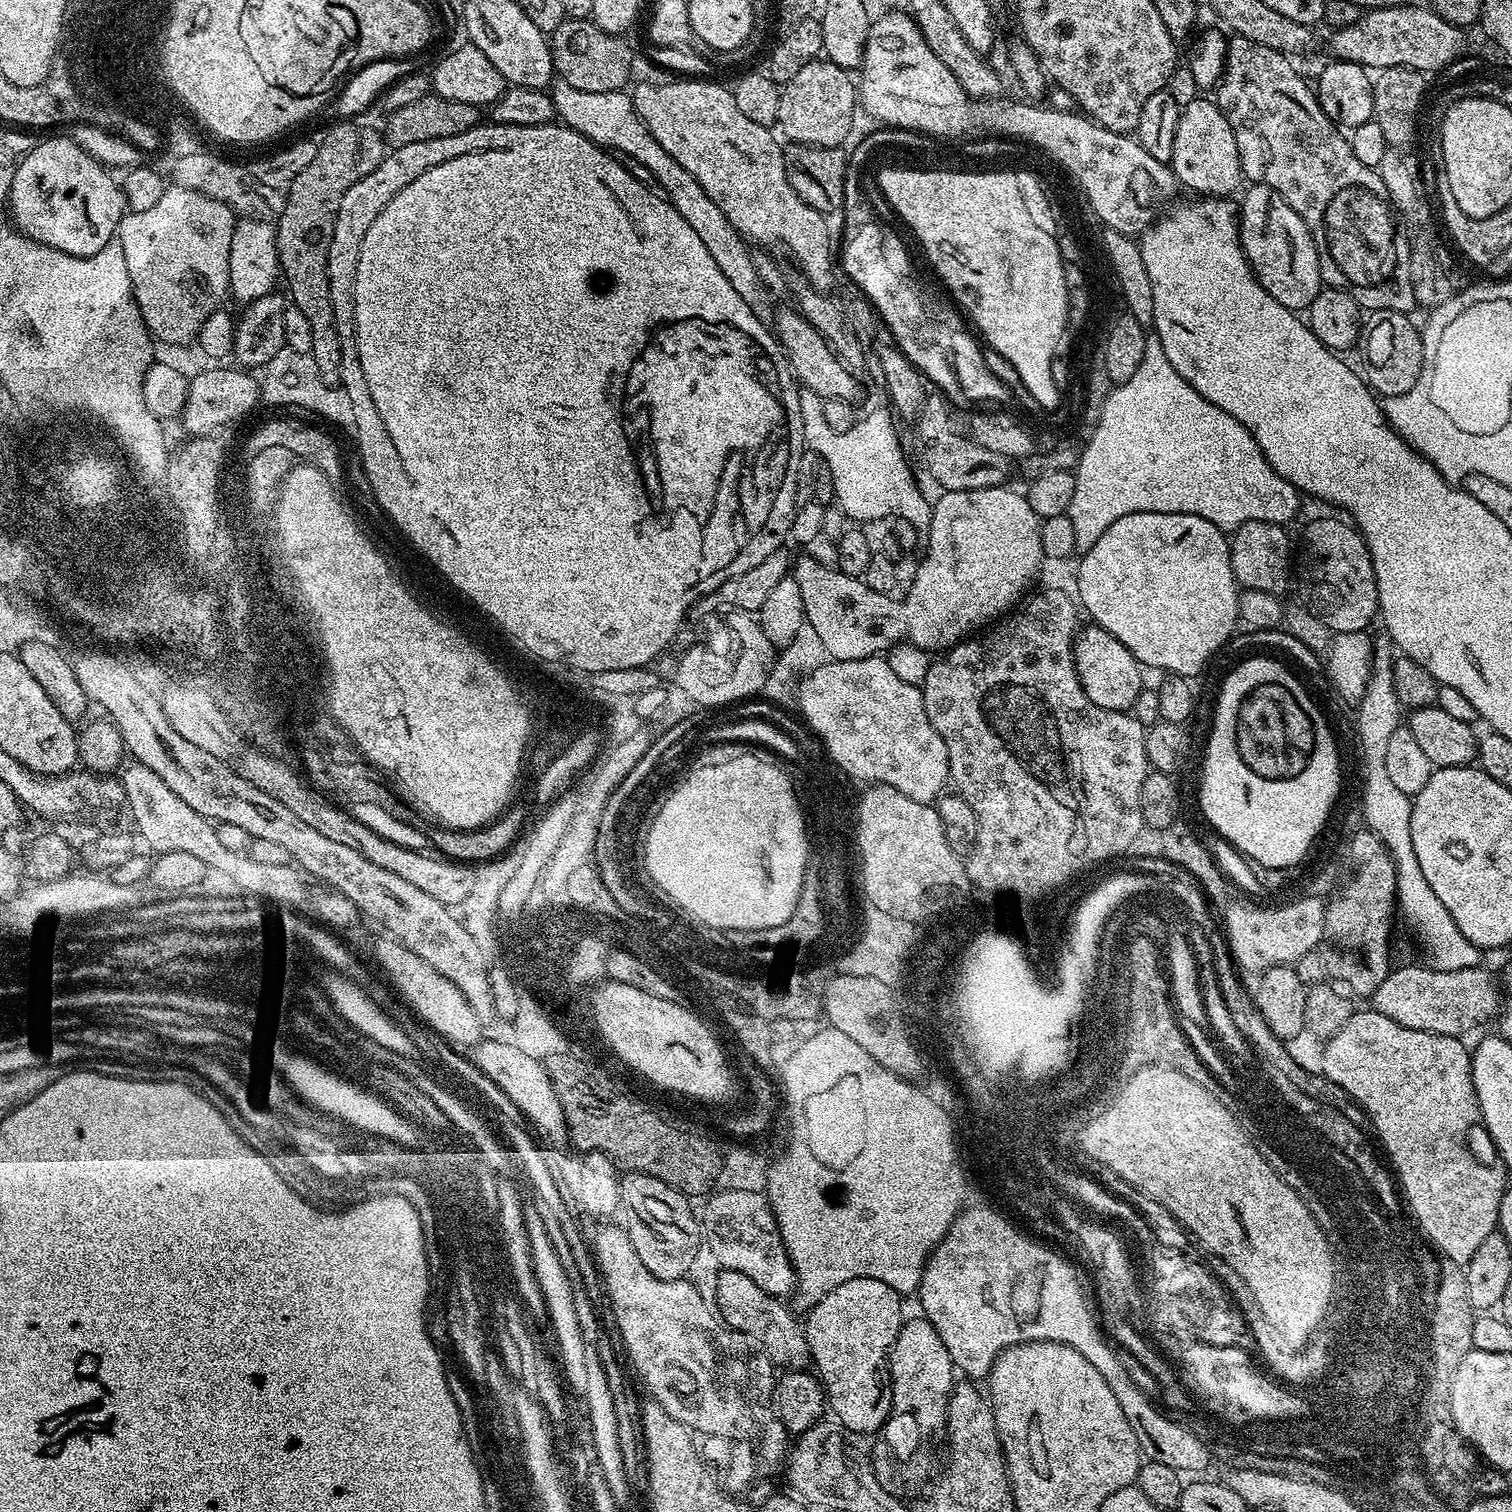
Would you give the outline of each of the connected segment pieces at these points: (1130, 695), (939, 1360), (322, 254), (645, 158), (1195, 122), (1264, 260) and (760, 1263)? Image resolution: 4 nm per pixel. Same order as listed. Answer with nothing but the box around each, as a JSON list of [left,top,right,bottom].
[[1072,623,1142,712],[888,1319,954,1428],[275,122,386,386],[550,82,774,322],[1170,98,1242,198],[1238,184,1322,310],[702,1187,796,1298]]

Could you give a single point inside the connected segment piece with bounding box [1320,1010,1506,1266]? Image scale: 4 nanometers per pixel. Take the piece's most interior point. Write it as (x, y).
(1417, 1088)

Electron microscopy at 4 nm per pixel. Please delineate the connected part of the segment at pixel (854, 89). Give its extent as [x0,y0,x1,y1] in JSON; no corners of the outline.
[776,58,858,148]

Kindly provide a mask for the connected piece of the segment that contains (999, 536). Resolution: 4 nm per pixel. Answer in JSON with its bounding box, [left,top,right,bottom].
[792,486,1044,661]

